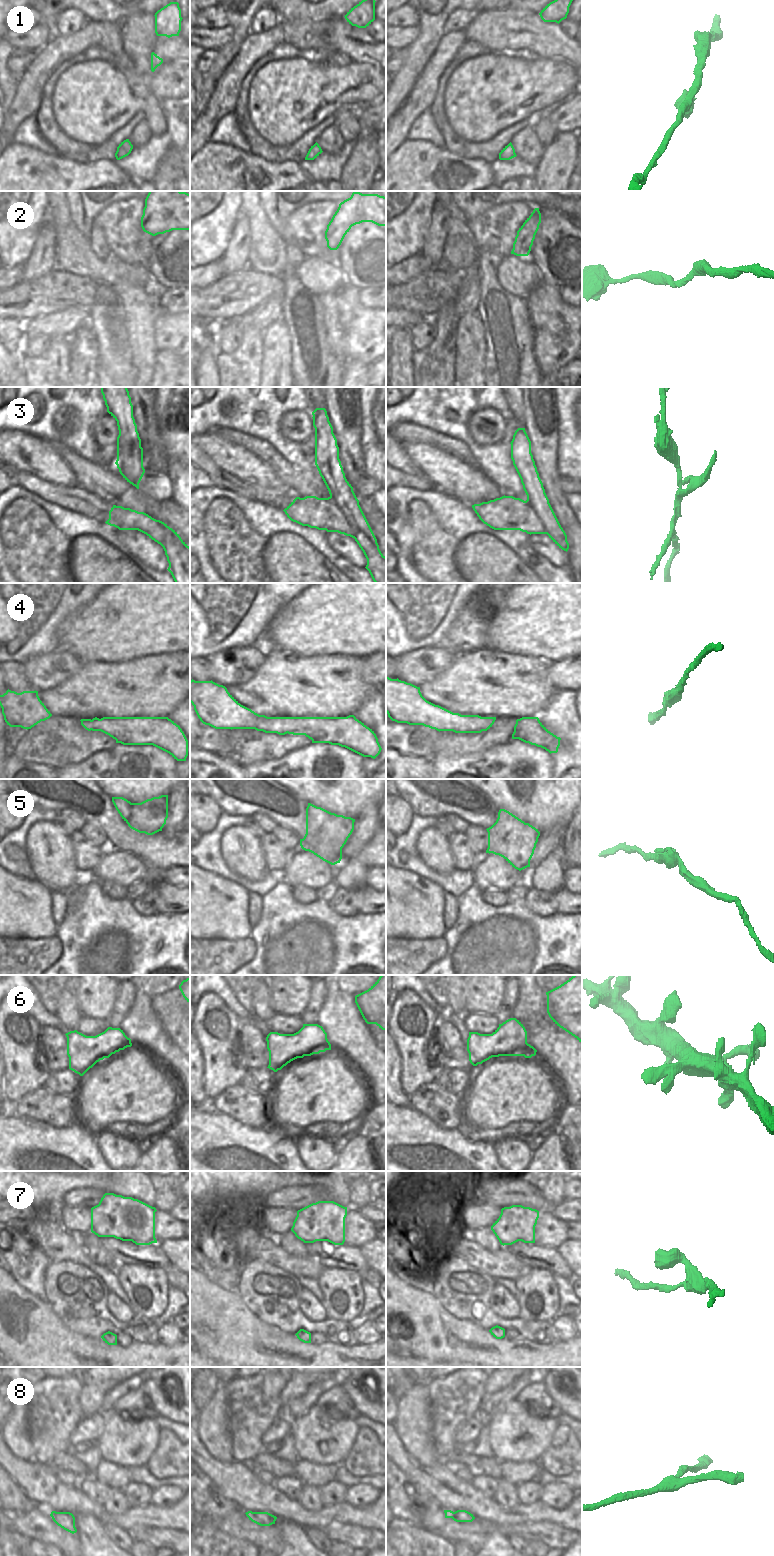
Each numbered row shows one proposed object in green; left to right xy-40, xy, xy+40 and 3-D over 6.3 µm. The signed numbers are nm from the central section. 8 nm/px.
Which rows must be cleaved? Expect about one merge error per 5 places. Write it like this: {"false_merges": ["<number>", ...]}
{"false_merges": []}

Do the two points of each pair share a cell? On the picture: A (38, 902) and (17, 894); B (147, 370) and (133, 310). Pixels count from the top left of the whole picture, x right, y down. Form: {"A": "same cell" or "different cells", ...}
{"A": "same cell", "B": "same cell"}

